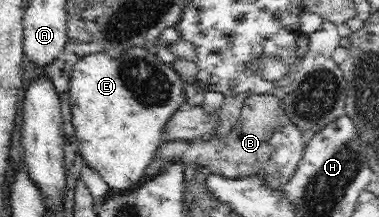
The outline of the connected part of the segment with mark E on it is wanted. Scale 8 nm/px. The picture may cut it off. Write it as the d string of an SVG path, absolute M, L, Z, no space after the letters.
M142 45L127 48L114 58L106 52L88 54L84 60L76 62L70 78L71 121L86 166L96 170L115 193L138 188L145 181L146 170L154 160L158 147L164 142L164 125L176 110L186 107L185 79L176 73L172 64L159 59L155 50L150 52Z

